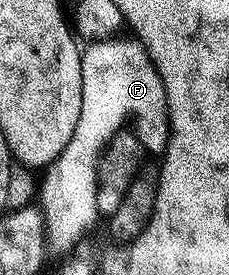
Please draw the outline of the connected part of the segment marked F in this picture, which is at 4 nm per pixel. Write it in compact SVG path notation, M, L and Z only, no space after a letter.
M122 36L91 40L82 47L81 53L81 116L77 120L77 128L73 136L69 136L69 144L61 148L61 156L46 167L44 178L38 187L37 196L41 201L43 222L47 226L47 249L53 255L67 256L80 245L83 233L100 217L97 208L97 172L99 158L111 142L112 136L118 134L129 123L130 129L141 140L144 151L148 155L162 156L167 153L167 141L171 135L171 125L167 115L167 93L163 87L157 68L151 63L146 50L134 41L127 41Z

